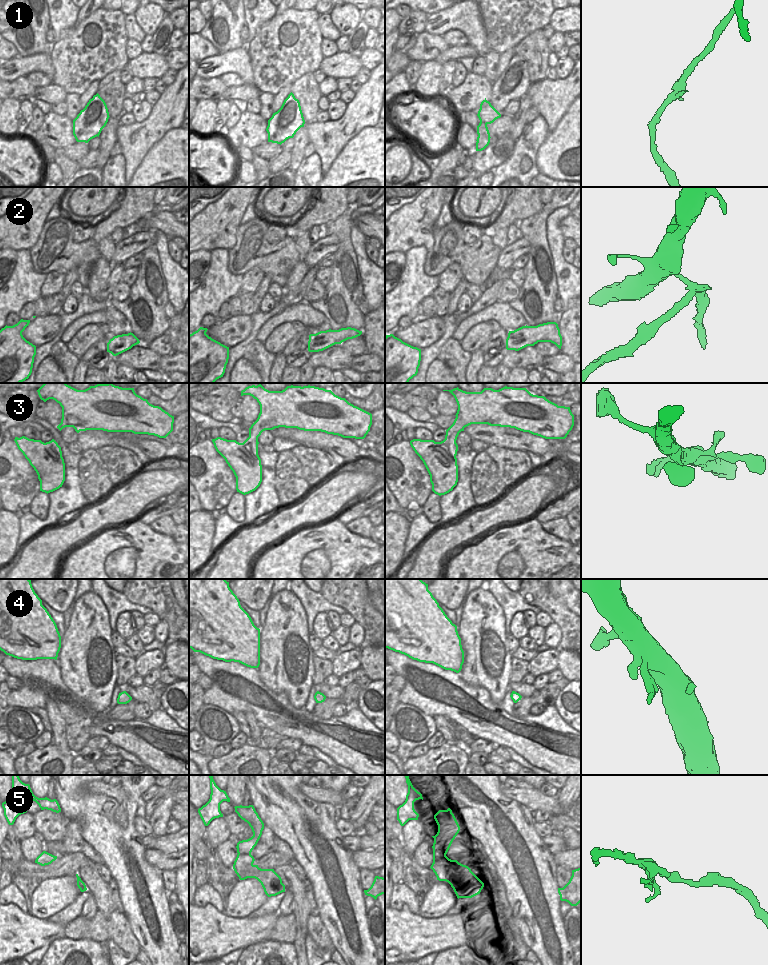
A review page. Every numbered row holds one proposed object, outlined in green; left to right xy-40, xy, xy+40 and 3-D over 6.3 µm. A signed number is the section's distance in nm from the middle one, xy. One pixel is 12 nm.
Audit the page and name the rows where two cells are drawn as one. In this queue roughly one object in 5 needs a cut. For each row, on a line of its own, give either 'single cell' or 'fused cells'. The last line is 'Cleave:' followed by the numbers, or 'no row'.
1: fused cells
2: fused cells
3: single cell
4: single cell
5: single cell
Cleave: 1, 2

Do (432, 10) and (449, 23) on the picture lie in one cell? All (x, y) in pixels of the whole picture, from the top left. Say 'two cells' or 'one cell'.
two cells

